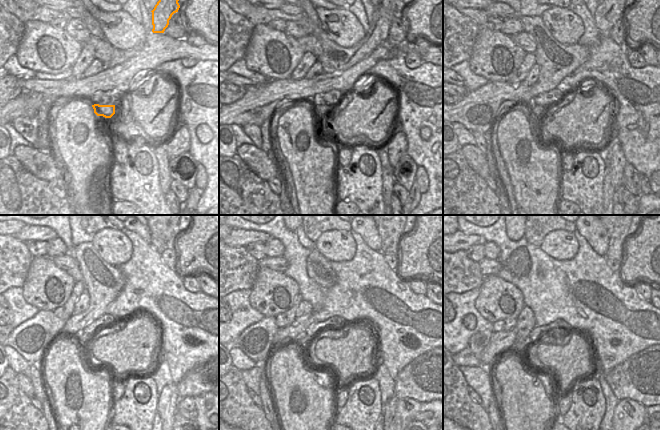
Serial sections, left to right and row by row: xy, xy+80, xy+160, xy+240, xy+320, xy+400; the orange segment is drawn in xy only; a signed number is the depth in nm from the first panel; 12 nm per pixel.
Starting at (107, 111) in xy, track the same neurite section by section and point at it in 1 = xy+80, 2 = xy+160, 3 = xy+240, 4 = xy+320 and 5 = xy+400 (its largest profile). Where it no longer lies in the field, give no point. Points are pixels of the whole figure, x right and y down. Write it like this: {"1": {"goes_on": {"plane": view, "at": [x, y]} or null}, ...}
{"1": {"goes_on": {"plane": "xy+80", "at": [318, 110]}}, "2": {"goes_on": {"plane": "xy+160", "at": [535, 111]}}, "3": {"goes_on": {"plane": "xy+240", "at": [83, 338]}}, "4": {"goes_on": {"plane": "xy+320", "at": [304, 341]}}, "5": {"goes_on": {"plane": "xy+400", "at": [518, 347]}}}

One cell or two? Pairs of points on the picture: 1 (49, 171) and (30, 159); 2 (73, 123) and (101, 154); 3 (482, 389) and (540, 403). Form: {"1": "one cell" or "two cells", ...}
{"1": "one cell", "2": "one cell", "3": "two cells"}

